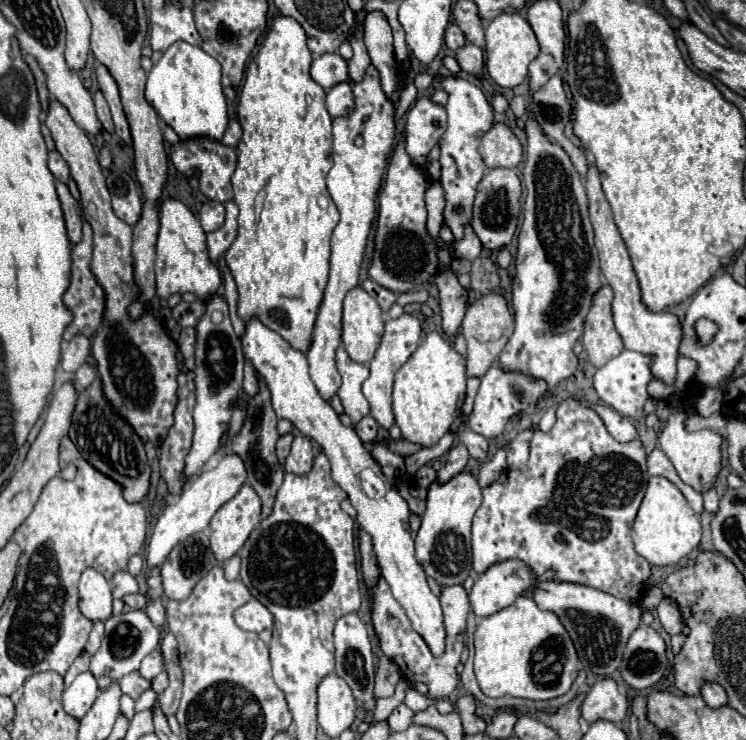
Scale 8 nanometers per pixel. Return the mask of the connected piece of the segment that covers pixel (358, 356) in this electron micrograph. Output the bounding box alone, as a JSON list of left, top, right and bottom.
[342,285,384,363]

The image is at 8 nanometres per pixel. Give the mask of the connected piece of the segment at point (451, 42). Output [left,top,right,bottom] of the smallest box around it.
[446,25,466,51]

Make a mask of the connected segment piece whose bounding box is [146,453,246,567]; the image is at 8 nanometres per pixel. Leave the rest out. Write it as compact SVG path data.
M228 453L214 469L204 471L198 477L194 477L182 489L182 495L168 501L162 515L158 517L158 523L156 523L156 527L152 531L152 537L150 537L150 543L148 543L148 559L146 559L148 567L162 565L176 543L184 541L192 533L198 533L198 531L206 529L212 515L240 491L244 481L246 481L244 463L240 463L240 457L232 455L232 453Z

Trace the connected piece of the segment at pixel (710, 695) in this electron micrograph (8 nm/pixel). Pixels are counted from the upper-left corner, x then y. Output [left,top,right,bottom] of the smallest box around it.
[702,681,728,709]

